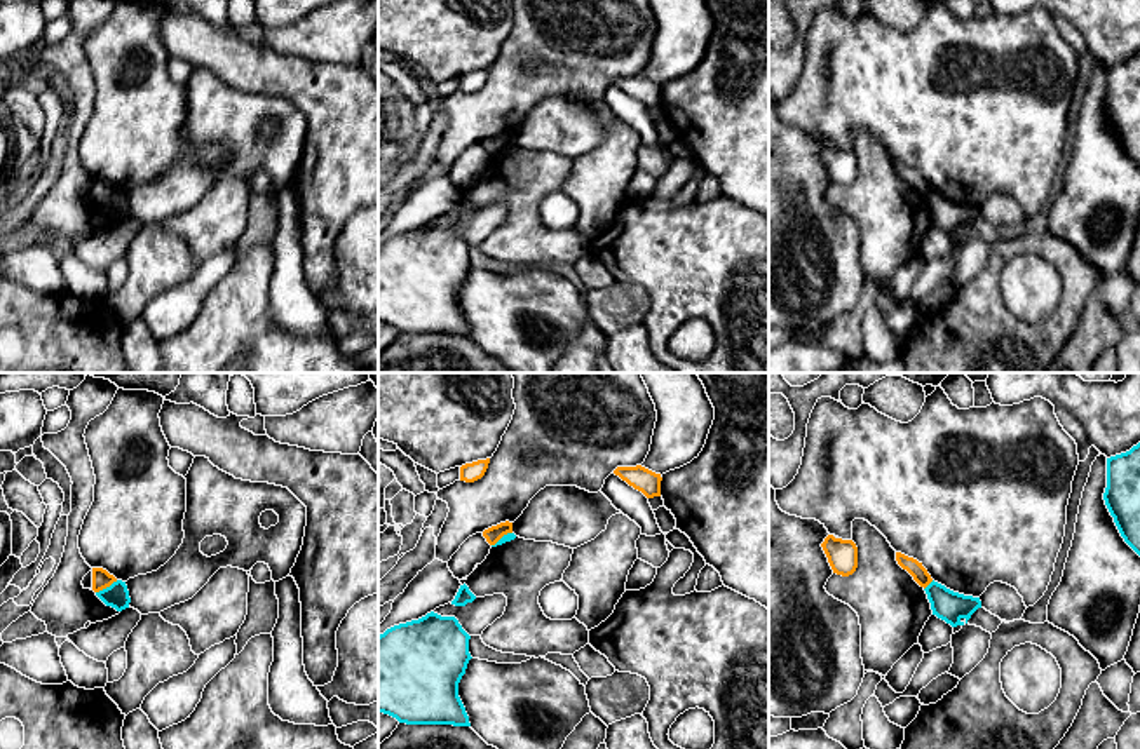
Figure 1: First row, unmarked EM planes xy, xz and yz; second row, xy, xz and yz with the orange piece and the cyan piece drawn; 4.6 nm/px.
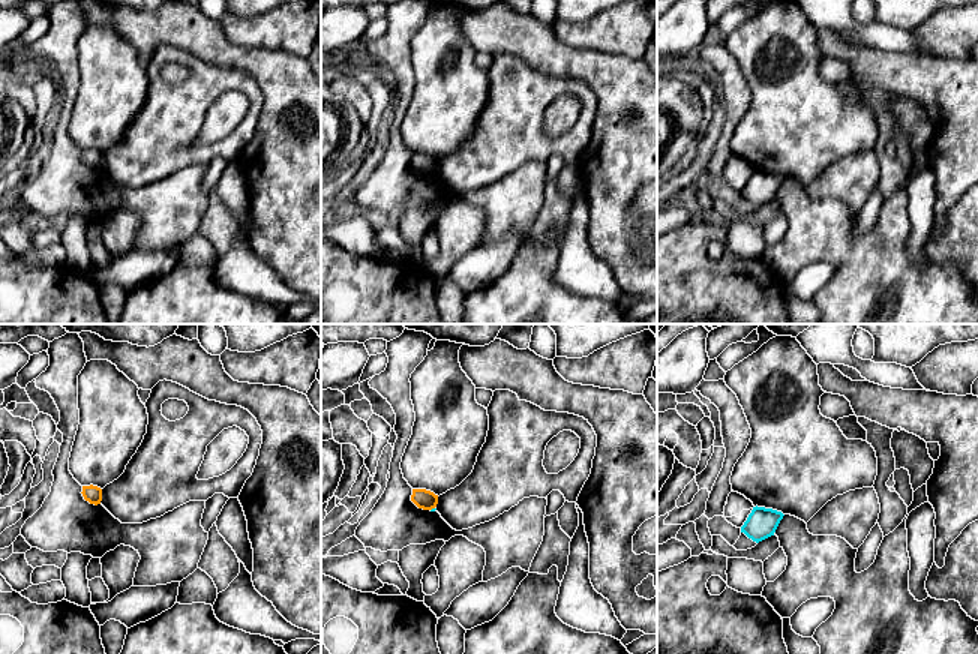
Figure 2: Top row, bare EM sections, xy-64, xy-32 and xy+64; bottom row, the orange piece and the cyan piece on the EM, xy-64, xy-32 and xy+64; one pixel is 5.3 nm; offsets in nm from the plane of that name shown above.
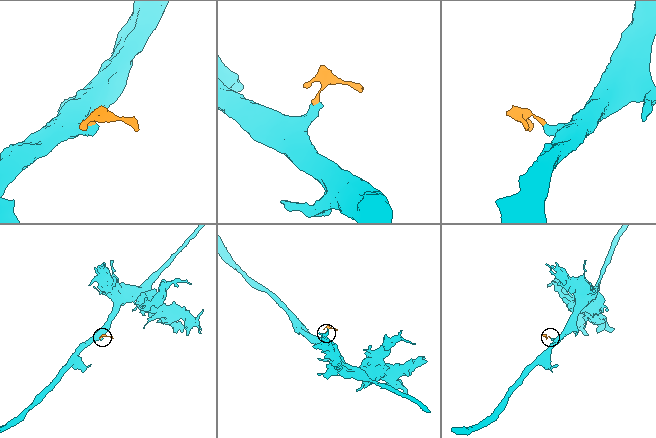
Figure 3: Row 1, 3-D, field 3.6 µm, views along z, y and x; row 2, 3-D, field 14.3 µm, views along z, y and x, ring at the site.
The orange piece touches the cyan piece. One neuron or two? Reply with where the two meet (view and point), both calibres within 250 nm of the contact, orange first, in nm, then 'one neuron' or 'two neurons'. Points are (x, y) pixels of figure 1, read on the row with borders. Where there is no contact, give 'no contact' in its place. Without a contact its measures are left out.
xy (107, 586) | 90/110 nm | two neurons

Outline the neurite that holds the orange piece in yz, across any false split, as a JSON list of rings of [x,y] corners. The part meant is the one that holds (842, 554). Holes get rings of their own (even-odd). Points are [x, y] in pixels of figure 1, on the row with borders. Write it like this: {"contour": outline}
{"contour": [[[828,535],[821,543],[833,573],[849,577],[858,568],[858,547],[852,540],[835,538]]]}

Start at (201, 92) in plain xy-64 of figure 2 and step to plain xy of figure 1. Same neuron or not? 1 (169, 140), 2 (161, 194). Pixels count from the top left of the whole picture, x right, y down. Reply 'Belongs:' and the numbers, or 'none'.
Belongs: 2

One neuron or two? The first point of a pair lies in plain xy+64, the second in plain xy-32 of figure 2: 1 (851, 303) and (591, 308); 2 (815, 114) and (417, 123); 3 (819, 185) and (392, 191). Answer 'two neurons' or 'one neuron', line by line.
1: one neuron
2: one neuron
3: one neuron

